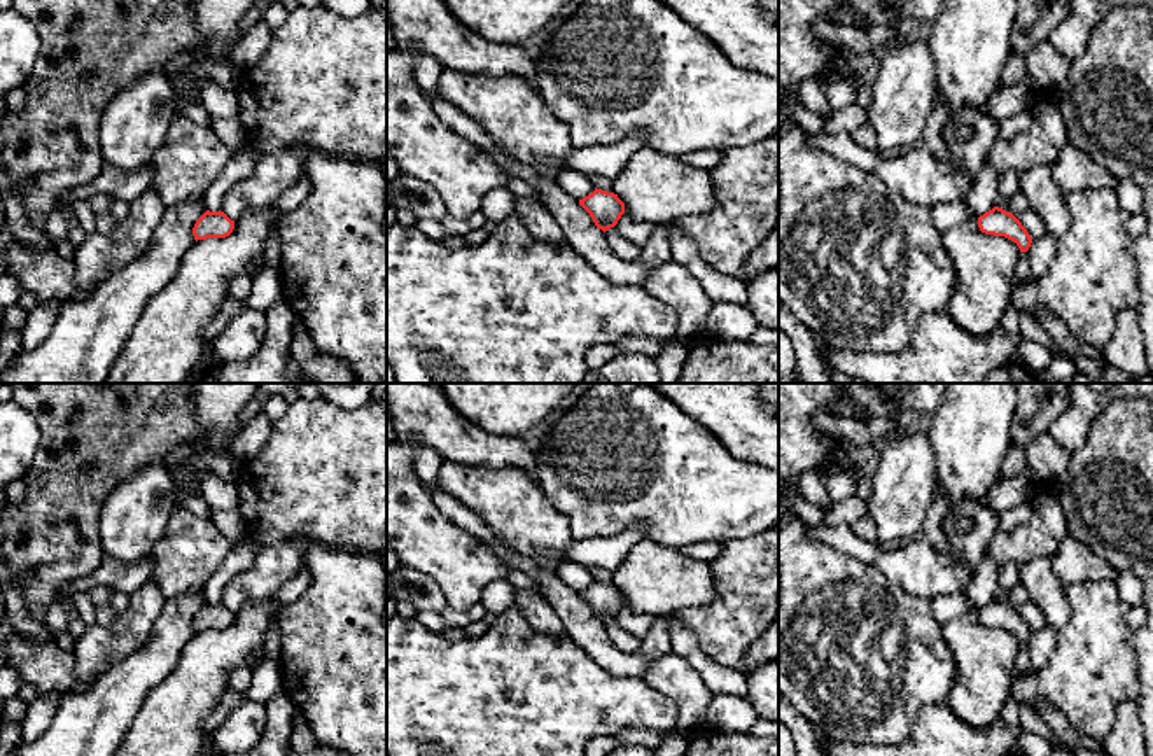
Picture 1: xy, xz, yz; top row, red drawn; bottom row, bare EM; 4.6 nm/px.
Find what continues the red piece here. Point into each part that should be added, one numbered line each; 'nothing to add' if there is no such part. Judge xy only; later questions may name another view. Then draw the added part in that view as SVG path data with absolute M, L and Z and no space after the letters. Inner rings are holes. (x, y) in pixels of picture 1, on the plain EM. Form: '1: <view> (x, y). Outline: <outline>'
nothing to add

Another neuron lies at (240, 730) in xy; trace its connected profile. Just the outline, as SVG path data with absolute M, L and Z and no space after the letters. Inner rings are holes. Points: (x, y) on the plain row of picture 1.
M243 700L210 735L212 747L198 756L241 754L250 751L266 724L266 704Z

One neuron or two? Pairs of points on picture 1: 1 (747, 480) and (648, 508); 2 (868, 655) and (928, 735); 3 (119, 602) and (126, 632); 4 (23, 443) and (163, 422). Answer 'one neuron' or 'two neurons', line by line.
1: one neuron
2: two neurons
3: two neurons
4: two neurons

